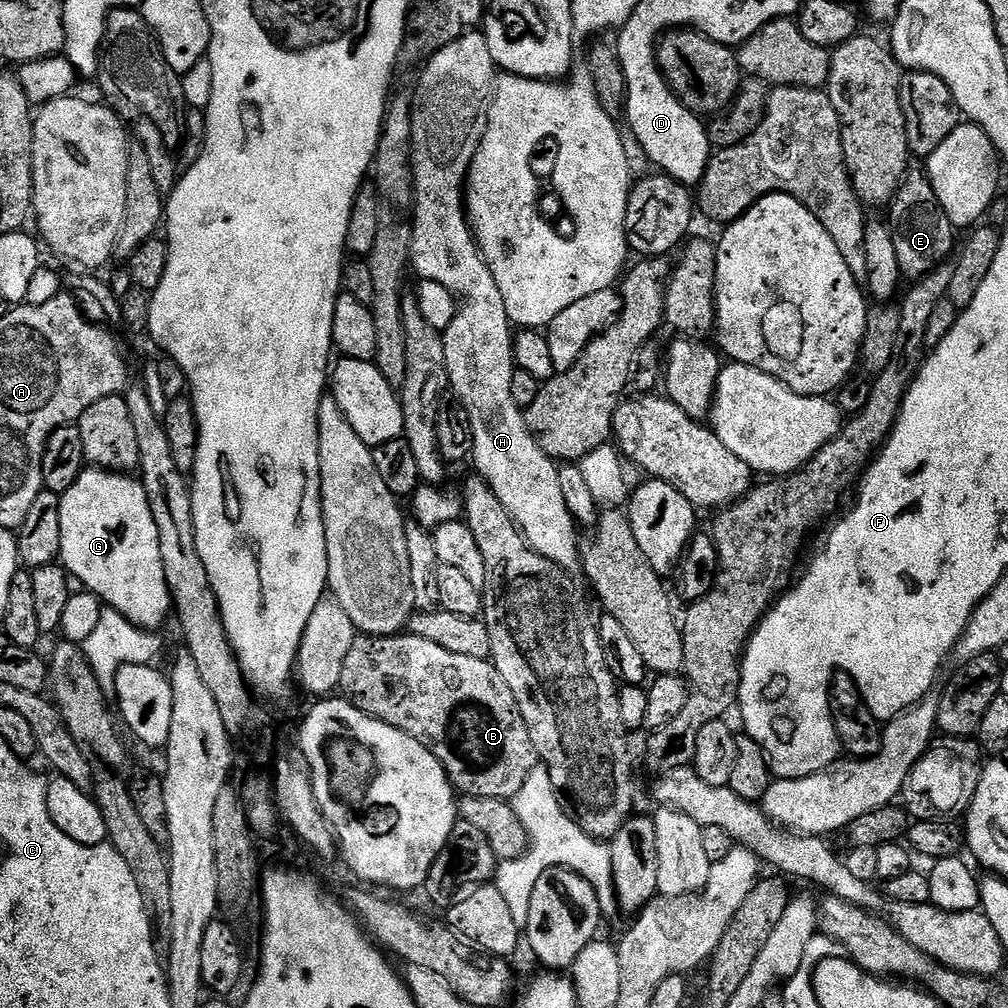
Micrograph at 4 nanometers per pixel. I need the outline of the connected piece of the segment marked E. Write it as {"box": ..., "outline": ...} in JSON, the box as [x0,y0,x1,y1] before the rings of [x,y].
{"box":[890,167,957,281],"outline":[[[909,167],[907,176],[892,199],[890,211],[890,227],[901,277],[908,279],[909,276],[909,281],[918,281],[953,255],[957,247],[957,229],[953,228],[950,218],[946,218],[946,210],[942,210],[942,202],[938,202],[938,194],[934,194],[934,186],[923,167]]]}

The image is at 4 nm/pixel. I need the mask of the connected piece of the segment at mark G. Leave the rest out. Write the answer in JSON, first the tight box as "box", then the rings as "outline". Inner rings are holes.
{"box":[59,467,172,630],"outline":[[[89,467],[82,471],[74,484],[61,495],[60,509],[62,510],[62,546],[60,547],[59,563],[64,571],[75,583],[76,580],[80,583],[77,585],[93,592],[100,599],[101,604],[118,610],[118,614],[125,616],[134,626],[149,630],[160,630],[160,627],[164,624],[164,619],[167,616],[169,619],[172,612],[172,599],[166,586],[166,570],[162,570],[162,546],[158,542],[158,526],[154,526],[154,514],[150,514],[150,502],[146,502],[146,490],[139,479],[132,474],[109,472],[102,468]]]}

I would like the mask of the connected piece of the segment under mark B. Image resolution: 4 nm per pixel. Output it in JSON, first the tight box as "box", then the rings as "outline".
{"box":[339,634,538,801],"outline":[[[360,634],[357,635],[354,646],[350,646],[350,651],[346,654],[339,691],[342,693],[343,699],[350,701],[355,708],[362,710],[370,718],[386,722],[390,726],[410,734],[410,738],[418,738],[418,742],[422,742],[422,746],[426,746],[426,750],[430,750],[430,754],[434,754],[434,758],[438,758],[438,762],[442,762],[452,787],[456,789],[457,793],[464,796],[481,796],[482,798],[511,801],[518,794],[518,790],[522,790],[522,782],[526,782],[530,770],[534,770],[538,766],[534,742],[530,742],[530,730],[518,710],[518,702],[514,698],[510,686],[506,686],[506,678],[502,678],[502,674],[498,674],[491,659],[466,658],[466,654],[450,654],[450,650],[442,650],[442,646],[436,645],[435,642],[426,642],[426,638],[418,638],[411,634],[394,636]]]}

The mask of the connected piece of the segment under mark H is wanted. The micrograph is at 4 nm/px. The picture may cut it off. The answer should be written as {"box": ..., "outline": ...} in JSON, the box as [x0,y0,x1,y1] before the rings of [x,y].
{"box":[410,30,582,570],"outline":[[[473,30],[463,36],[459,36],[456,40],[450,41],[445,48],[439,48],[437,52],[431,53],[431,55],[427,57],[426,63],[428,63],[428,65],[425,66],[420,77],[416,80],[416,92],[413,91],[411,93],[412,150],[410,155],[412,158],[412,187],[416,190],[416,201],[412,207],[412,259],[410,261],[410,268],[413,273],[417,272],[417,277],[419,277],[420,280],[438,282],[438,286],[446,286],[446,290],[450,290],[450,294],[456,297],[458,301],[456,317],[453,318],[450,322],[450,326],[442,335],[444,338],[444,349],[446,350],[446,370],[448,371],[448,383],[450,385],[451,395],[459,400],[470,418],[470,426],[472,427],[472,454],[470,460],[471,463],[476,463],[475,471],[490,486],[490,490],[496,495],[498,502],[502,502],[502,506],[506,506],[510,518],[516,523],[517,528],[523,532],[525,542],[538,554],[542,554],[550,562],[557,564],[559,568],[572,570],[572,567],[574,567],[575,564],[577,567],[582,560],[582,552],[578,547],[578,544],[576,548],[576,532],[578,533],[578,525],[576,521],[573,520],[570,510],[566,506],[566,498],[562,498],[562,486],[558,482],[560,468],[558,467],[557,461],[551,460],[550,457],[540,449],[538,442],[532,436],[532,431],[526,426],[524,412],[516,405],[514,398],[512,397],[510,391],[510,378],[514,371],[514,325],[506,314],[506,302],[502,302],[502,290],[498,290],[498,282],[494,282],[494,274],[490,270],[490,266],[486,266],[484,256],[476,244],[476,235],[472,233],[472,225],[468,223],[468,213],[466,211],[466,192],[464,187],[474,154],[480,149],[480,143],[486,134],[488,115],[490,114],[490,106],[492,105],[492,93],[496,91],[496,81],[498,79],[496,57],[490,54],[487,35]]]}

